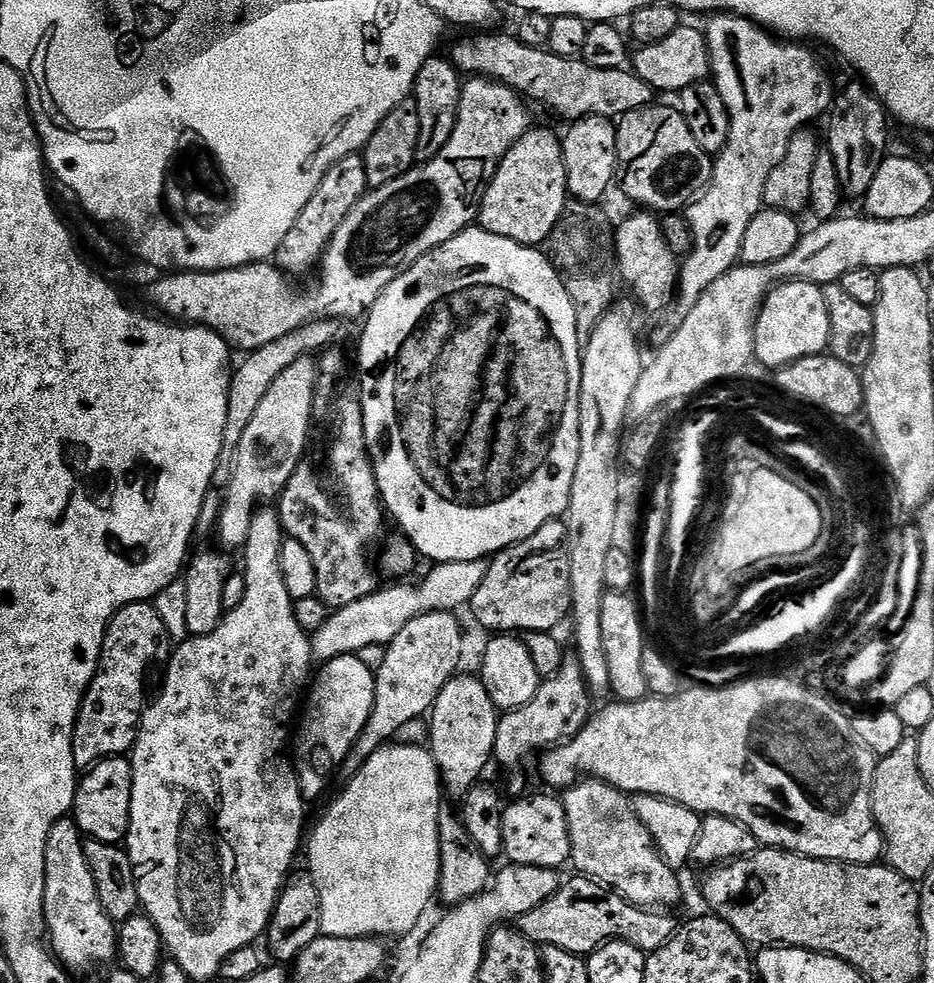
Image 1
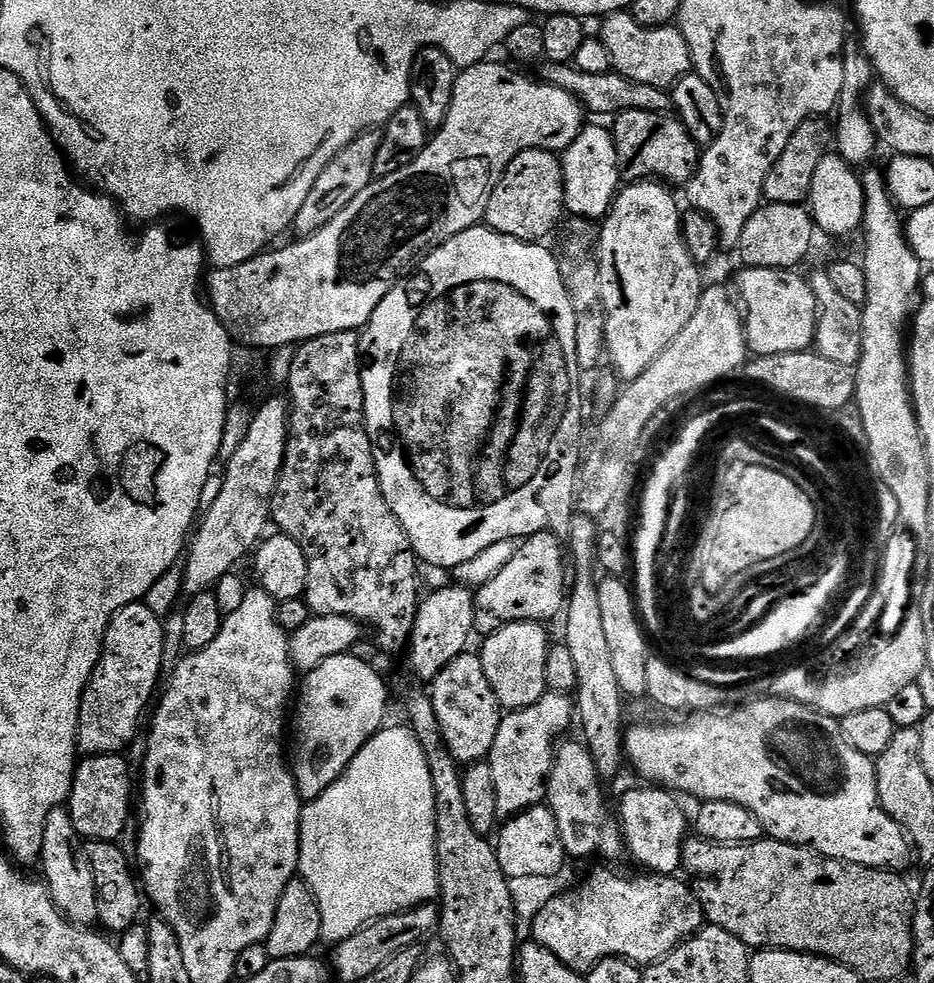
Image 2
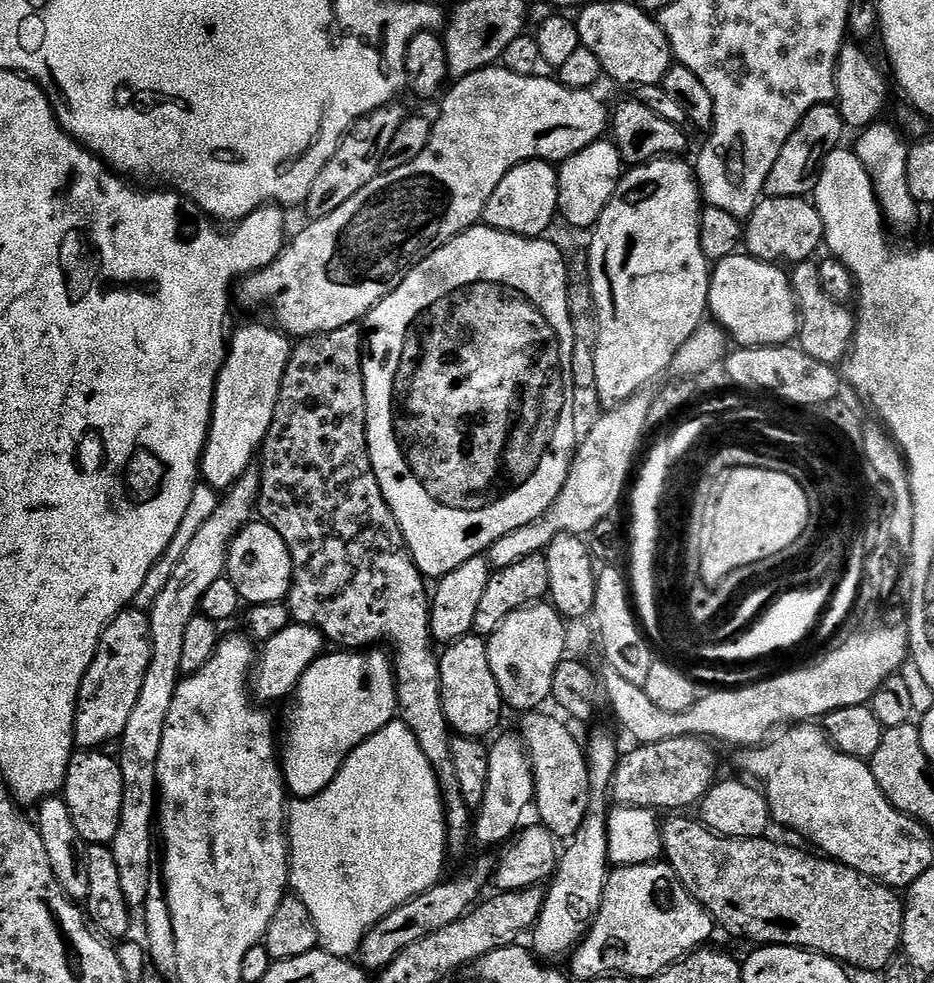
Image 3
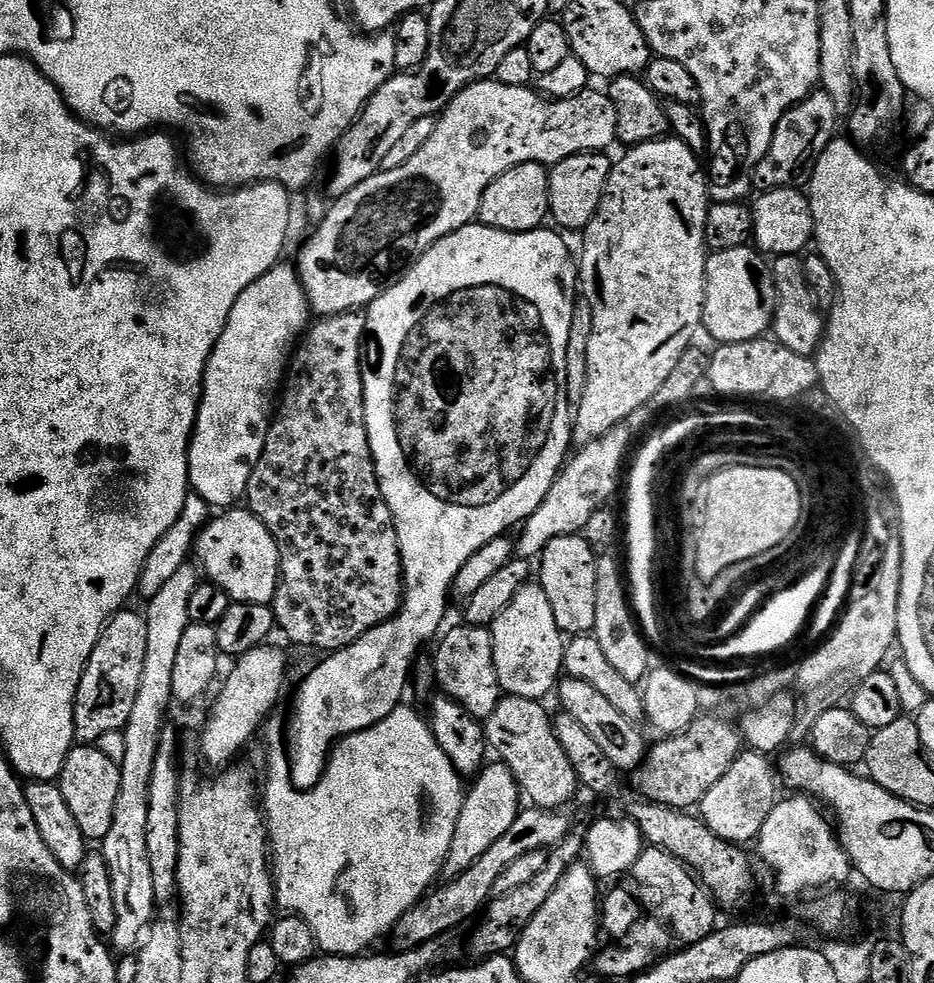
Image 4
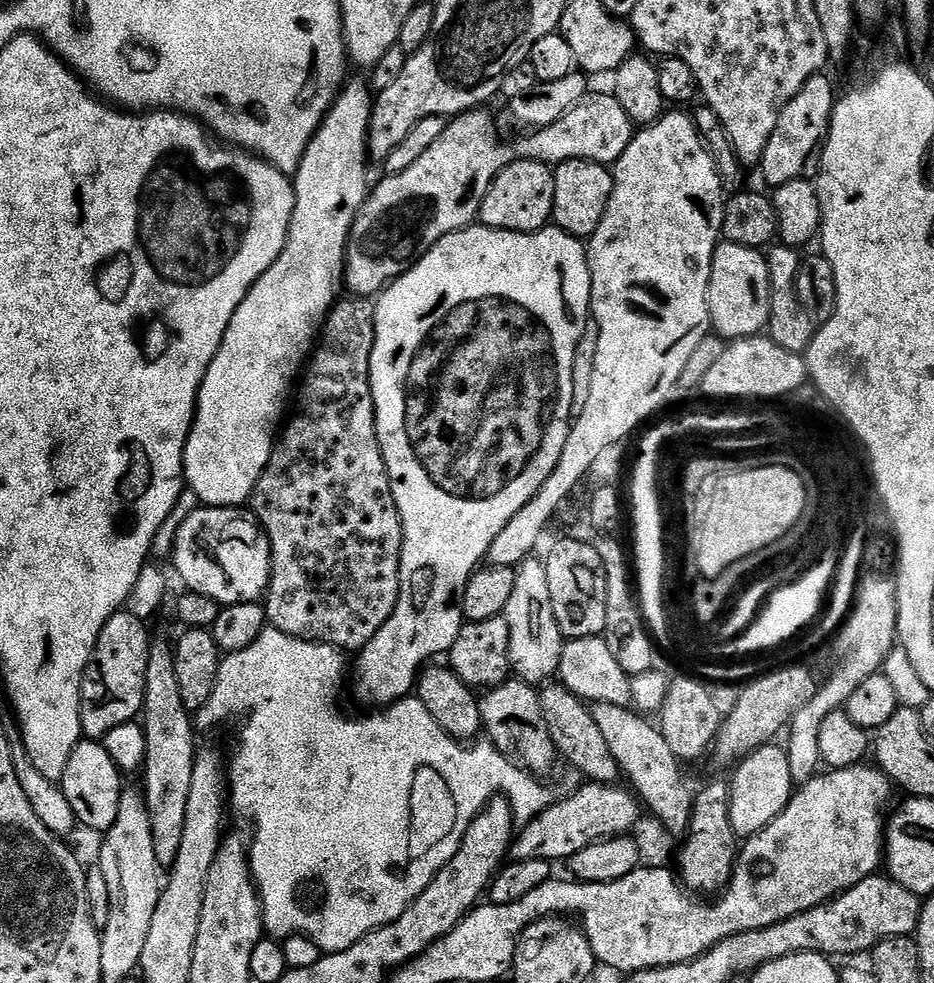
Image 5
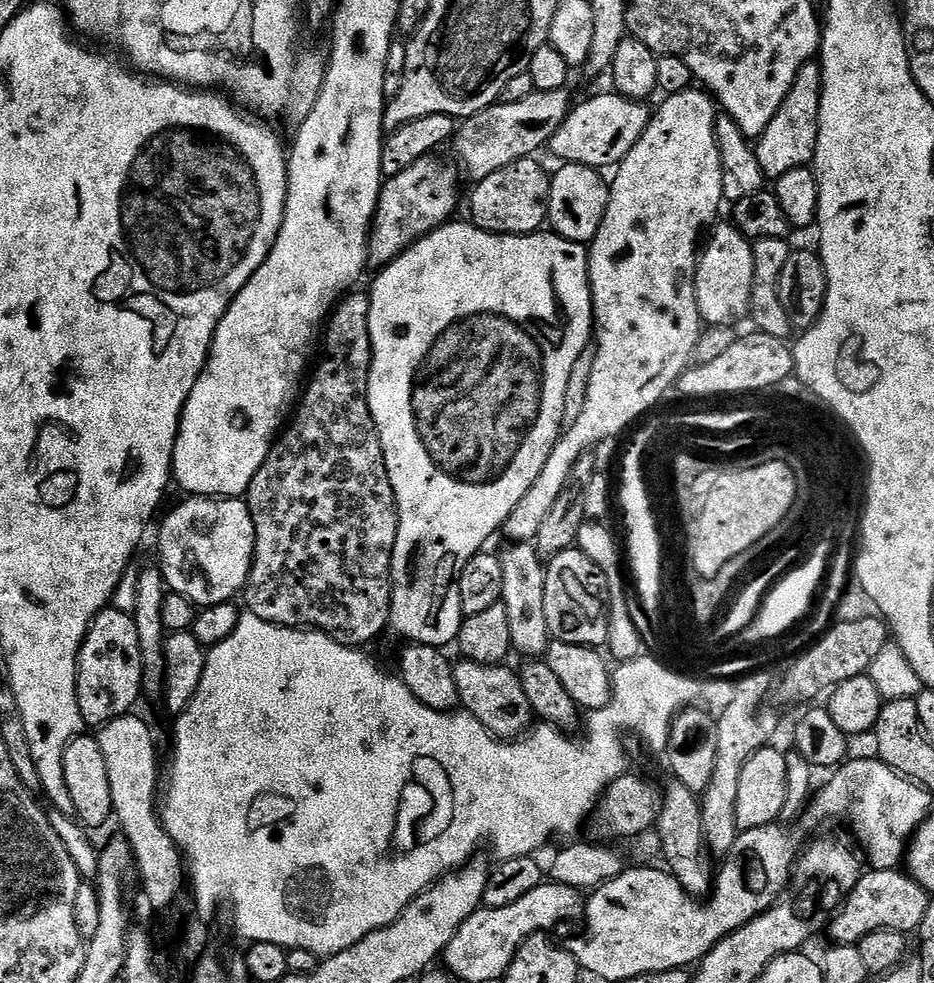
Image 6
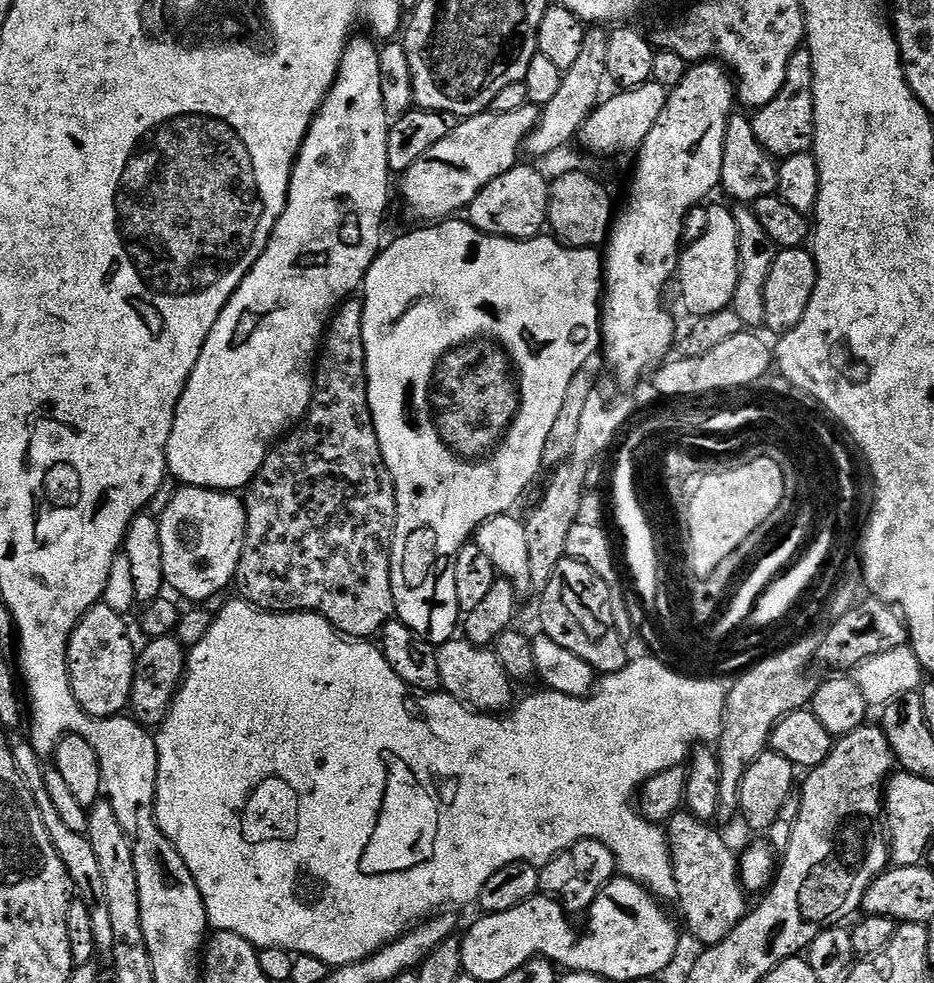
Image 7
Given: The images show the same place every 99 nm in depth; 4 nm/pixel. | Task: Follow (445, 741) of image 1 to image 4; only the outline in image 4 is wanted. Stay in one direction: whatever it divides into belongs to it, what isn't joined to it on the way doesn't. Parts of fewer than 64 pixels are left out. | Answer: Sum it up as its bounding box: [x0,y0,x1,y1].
[434,627,502,722]

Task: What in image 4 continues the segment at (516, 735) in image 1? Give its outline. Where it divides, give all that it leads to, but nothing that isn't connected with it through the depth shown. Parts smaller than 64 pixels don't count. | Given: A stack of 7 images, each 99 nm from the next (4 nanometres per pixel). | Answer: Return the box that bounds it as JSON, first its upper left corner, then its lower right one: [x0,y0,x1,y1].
[448,762,522,869]

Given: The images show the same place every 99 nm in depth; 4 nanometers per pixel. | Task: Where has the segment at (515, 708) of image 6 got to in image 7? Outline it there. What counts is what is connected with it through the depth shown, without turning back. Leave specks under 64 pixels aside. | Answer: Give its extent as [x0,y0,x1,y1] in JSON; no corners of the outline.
[438,638,514,714]

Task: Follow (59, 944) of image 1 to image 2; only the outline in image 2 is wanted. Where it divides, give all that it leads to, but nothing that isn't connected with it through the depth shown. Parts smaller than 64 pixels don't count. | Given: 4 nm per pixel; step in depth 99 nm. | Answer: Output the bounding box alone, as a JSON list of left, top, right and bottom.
[39,807,98,926]

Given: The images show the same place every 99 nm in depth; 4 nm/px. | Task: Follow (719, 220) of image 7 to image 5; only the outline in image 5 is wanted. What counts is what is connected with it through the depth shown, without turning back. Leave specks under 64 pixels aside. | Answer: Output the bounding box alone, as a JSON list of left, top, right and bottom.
[708,242,774,342]

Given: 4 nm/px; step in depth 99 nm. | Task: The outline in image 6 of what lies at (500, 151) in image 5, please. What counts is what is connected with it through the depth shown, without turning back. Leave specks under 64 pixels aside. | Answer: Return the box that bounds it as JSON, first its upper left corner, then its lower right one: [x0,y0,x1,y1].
[368,90,650,270]

